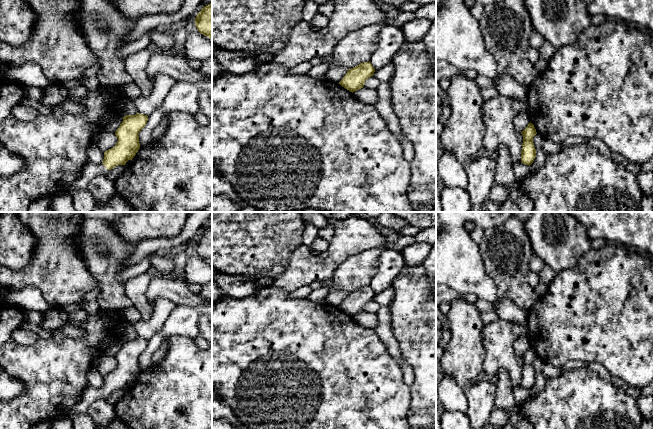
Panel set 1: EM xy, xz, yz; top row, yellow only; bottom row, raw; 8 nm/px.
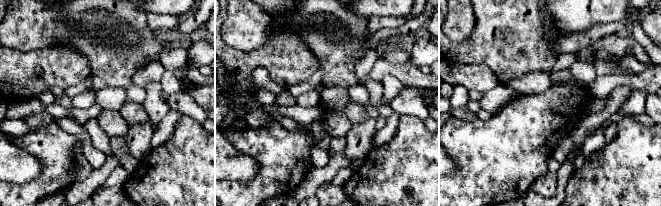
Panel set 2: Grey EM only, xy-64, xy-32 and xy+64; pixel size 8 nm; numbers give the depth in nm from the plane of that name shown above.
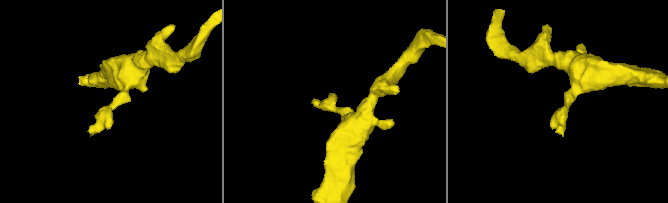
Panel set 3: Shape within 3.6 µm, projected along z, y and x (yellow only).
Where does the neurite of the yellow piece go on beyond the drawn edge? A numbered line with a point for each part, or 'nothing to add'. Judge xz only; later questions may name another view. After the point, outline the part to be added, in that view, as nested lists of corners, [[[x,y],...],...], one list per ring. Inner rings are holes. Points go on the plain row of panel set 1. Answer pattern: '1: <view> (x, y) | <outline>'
nothing to add

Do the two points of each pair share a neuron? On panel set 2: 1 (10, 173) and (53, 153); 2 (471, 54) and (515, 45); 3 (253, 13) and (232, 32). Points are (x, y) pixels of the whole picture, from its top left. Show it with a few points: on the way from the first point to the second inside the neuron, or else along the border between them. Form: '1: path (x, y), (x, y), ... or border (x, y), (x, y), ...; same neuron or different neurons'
1: border (18, 147), (41, 163), (41, 172), (31, 181); different neurons
2: path (482, 47), (486, 45), (504, 45); same neuron
3: path (248, 18), (237, 29); same neuron

